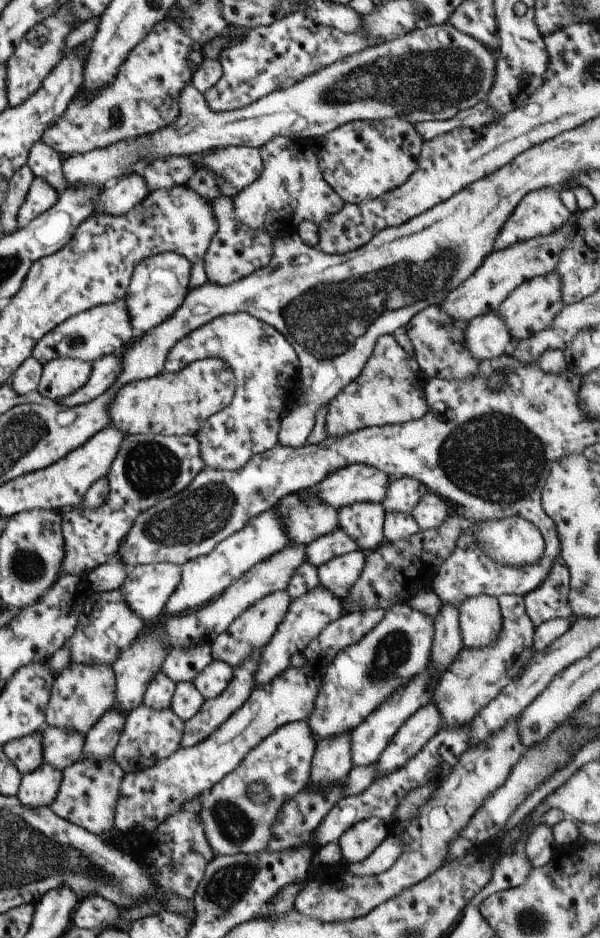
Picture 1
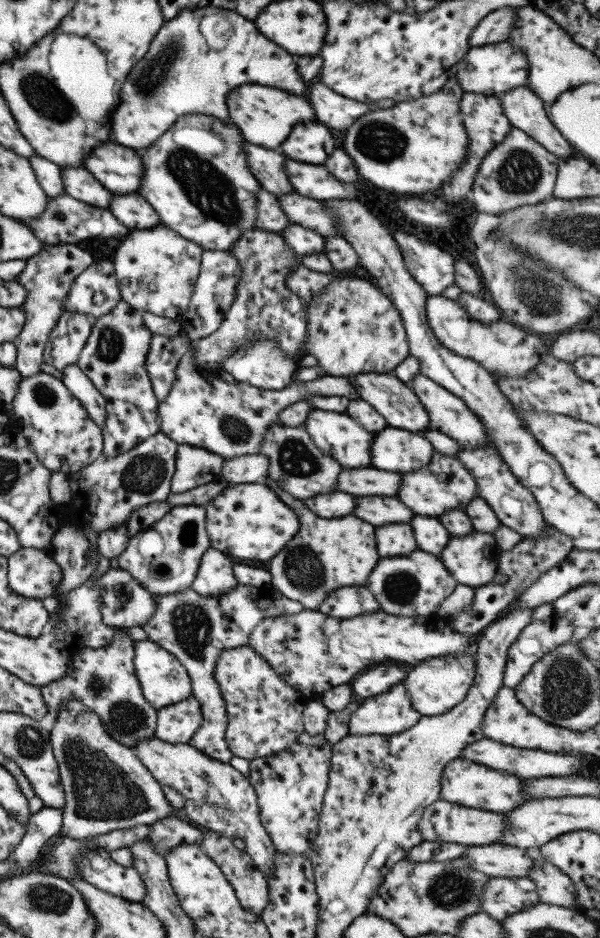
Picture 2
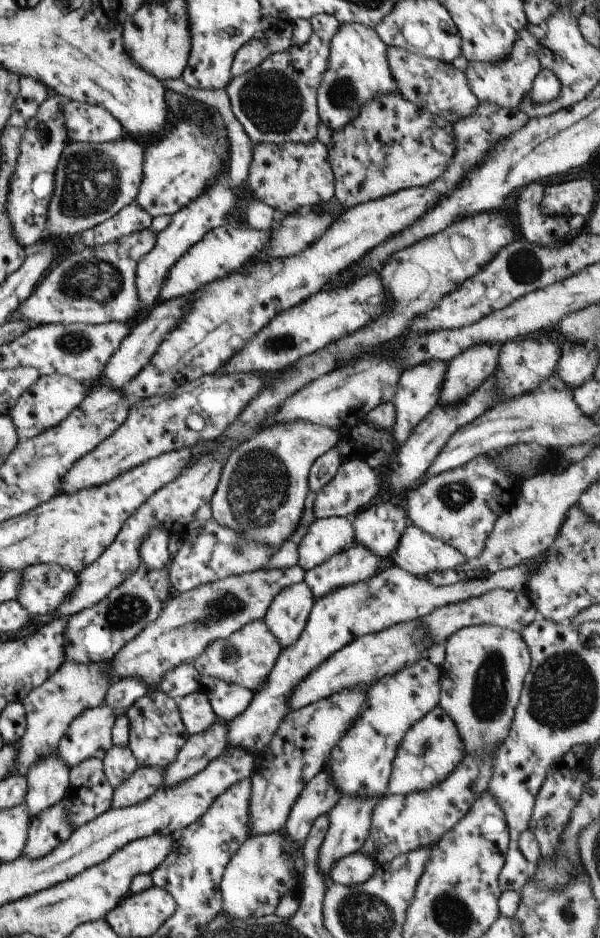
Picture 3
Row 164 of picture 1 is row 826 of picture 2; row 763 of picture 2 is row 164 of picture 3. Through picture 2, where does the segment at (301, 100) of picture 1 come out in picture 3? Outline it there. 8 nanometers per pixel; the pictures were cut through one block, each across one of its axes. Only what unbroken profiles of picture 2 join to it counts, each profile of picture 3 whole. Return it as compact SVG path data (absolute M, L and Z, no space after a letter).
M125 134L119 140L105 142L101 144L89 144L79 142L68 142L59 156L59 162L55 167L53 184L53 194L47 204L47 218L45 234L51 240L65 240L72 237L77 232L93 228L97 224L109 220L117 214L121 208L135 200L135 195L139 190L141 178L143 178L144 146L140 140L135 140Z

